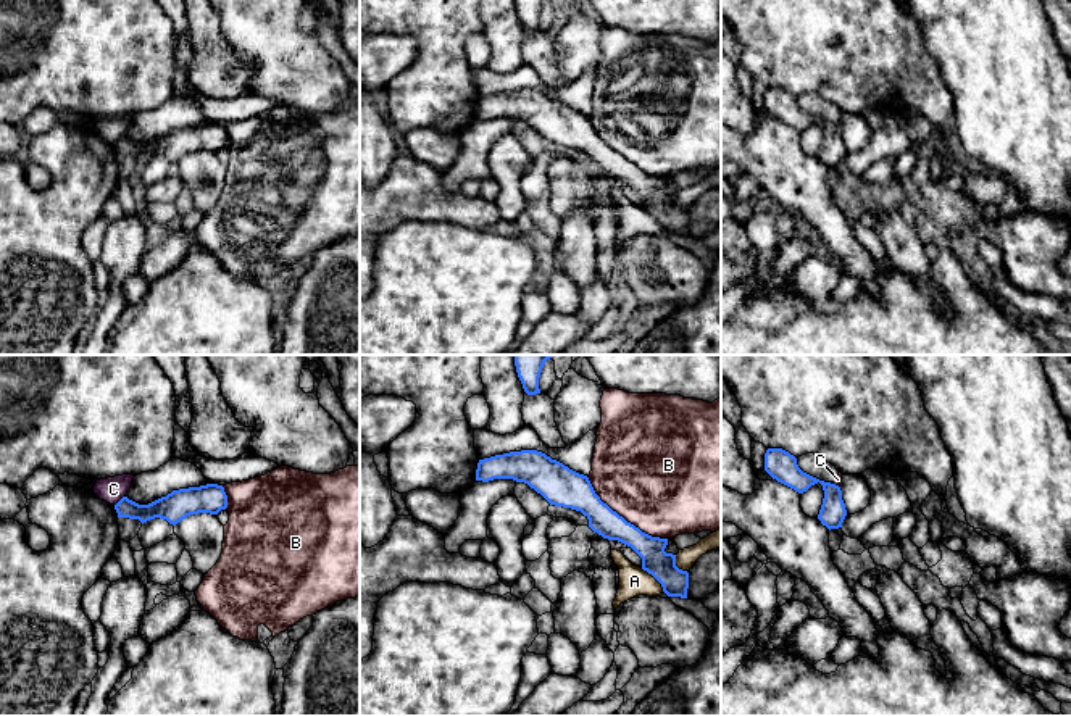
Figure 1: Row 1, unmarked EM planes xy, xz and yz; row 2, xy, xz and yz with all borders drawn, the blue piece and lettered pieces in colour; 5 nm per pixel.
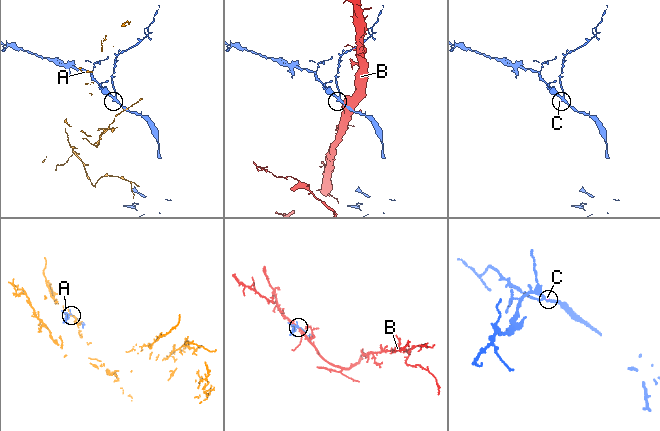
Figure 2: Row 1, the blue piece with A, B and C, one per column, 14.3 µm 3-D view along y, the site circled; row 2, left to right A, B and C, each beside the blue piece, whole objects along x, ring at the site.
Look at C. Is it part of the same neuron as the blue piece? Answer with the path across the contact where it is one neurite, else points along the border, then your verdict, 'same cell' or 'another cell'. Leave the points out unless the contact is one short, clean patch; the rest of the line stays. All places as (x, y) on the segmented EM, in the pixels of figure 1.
along xy (123, 495), (115, 505) | another cell

